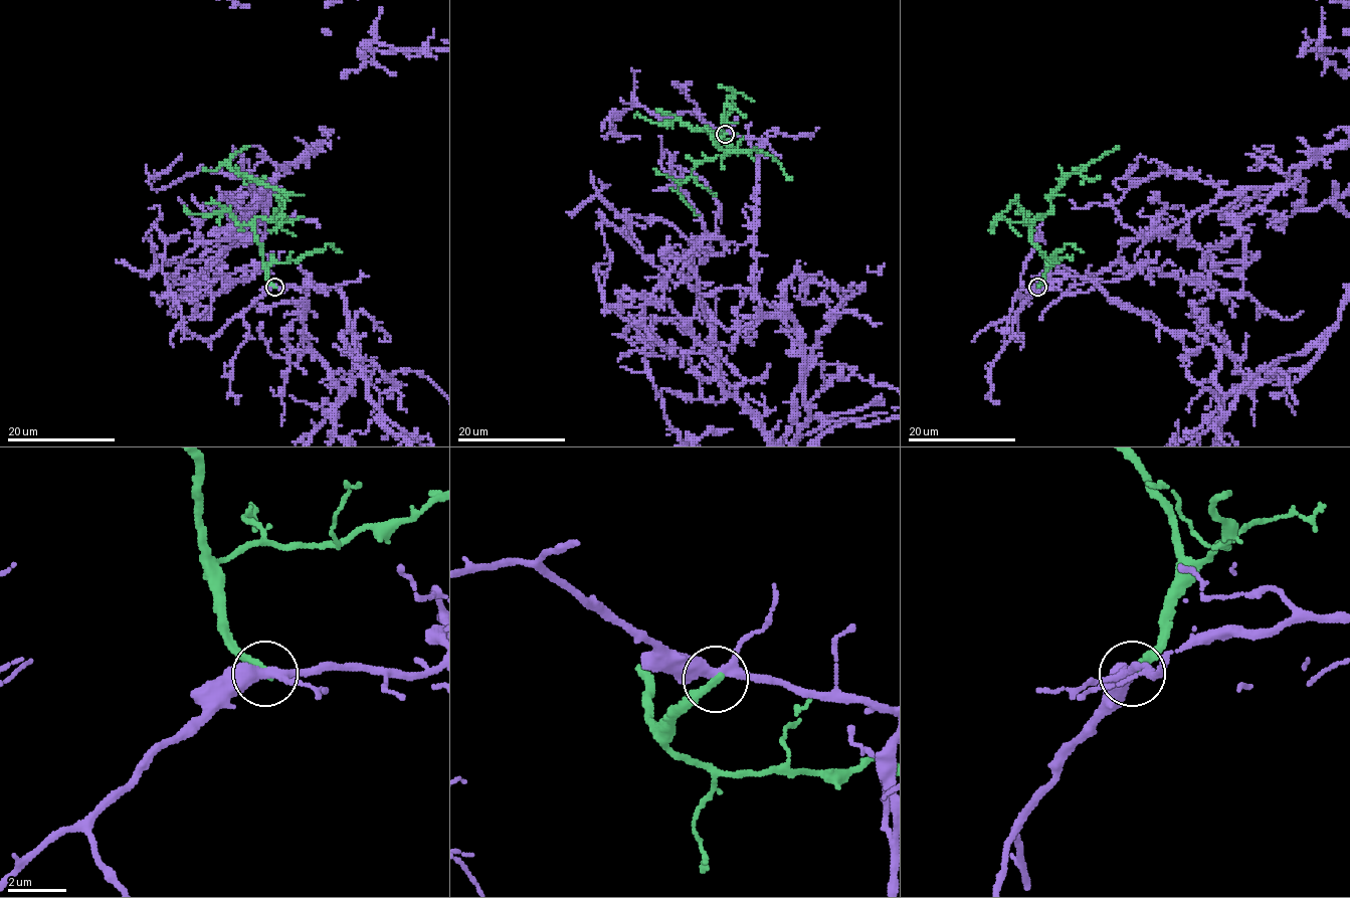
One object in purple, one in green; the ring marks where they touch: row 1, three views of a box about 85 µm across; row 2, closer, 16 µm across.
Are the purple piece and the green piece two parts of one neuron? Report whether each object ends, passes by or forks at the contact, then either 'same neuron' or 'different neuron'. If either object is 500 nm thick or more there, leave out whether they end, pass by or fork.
purple forks; green ends; different neuron

